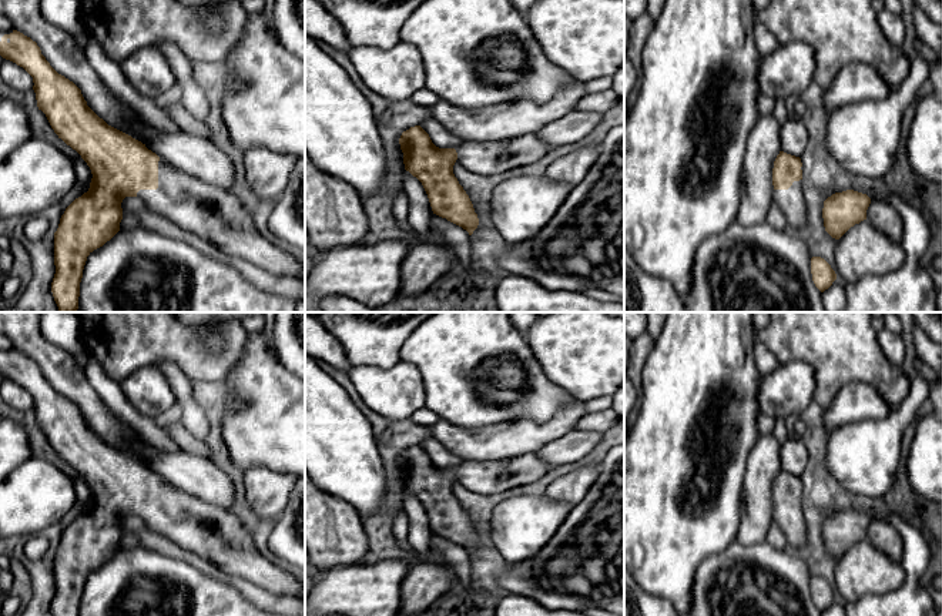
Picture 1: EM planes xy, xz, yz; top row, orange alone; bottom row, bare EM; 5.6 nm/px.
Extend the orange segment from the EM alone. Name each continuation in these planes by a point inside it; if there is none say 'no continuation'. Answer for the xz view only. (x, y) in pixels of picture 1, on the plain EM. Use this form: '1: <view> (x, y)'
1: xz (492, 476)

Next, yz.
1: yz (791, 521)

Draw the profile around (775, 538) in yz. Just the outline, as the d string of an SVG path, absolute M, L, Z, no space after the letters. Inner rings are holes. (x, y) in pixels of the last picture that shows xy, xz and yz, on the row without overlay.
M775 522L771 523L765 542L778 550L790 549L785 535Z

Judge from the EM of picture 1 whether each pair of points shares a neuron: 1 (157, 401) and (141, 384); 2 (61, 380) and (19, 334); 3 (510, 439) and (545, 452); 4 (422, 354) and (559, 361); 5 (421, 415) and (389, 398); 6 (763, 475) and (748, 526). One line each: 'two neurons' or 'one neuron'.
1: one neuron
2: one neuron
3: two neurons
4: two neurons
5: two neurons
6: one neuron

